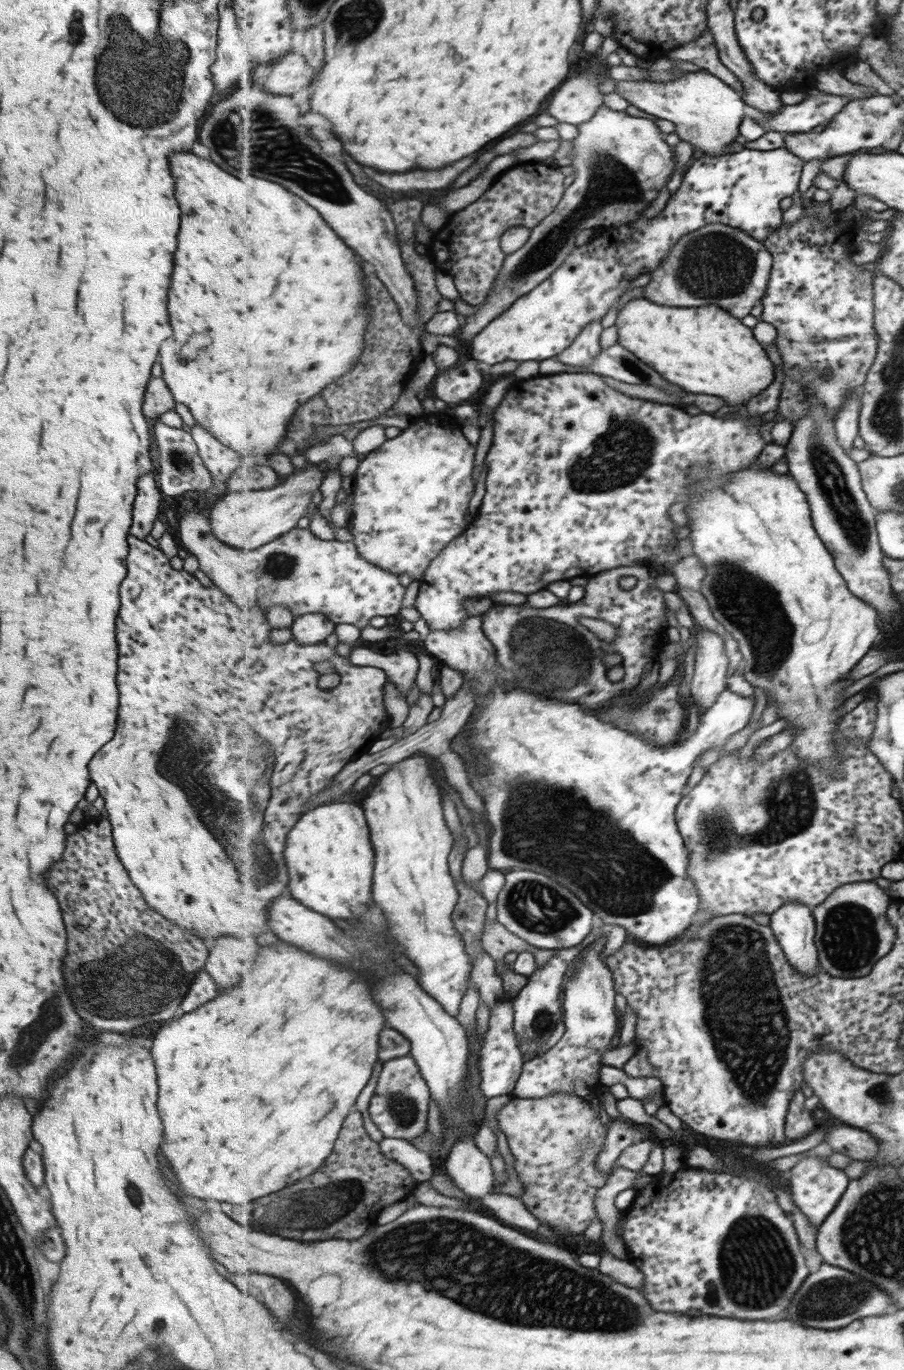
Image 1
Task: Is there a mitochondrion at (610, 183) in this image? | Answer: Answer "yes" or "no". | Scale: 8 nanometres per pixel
yes

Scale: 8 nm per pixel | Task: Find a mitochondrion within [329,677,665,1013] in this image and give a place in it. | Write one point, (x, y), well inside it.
(538, 908)

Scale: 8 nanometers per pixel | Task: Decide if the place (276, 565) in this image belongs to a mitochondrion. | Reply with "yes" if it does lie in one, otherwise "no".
yes

